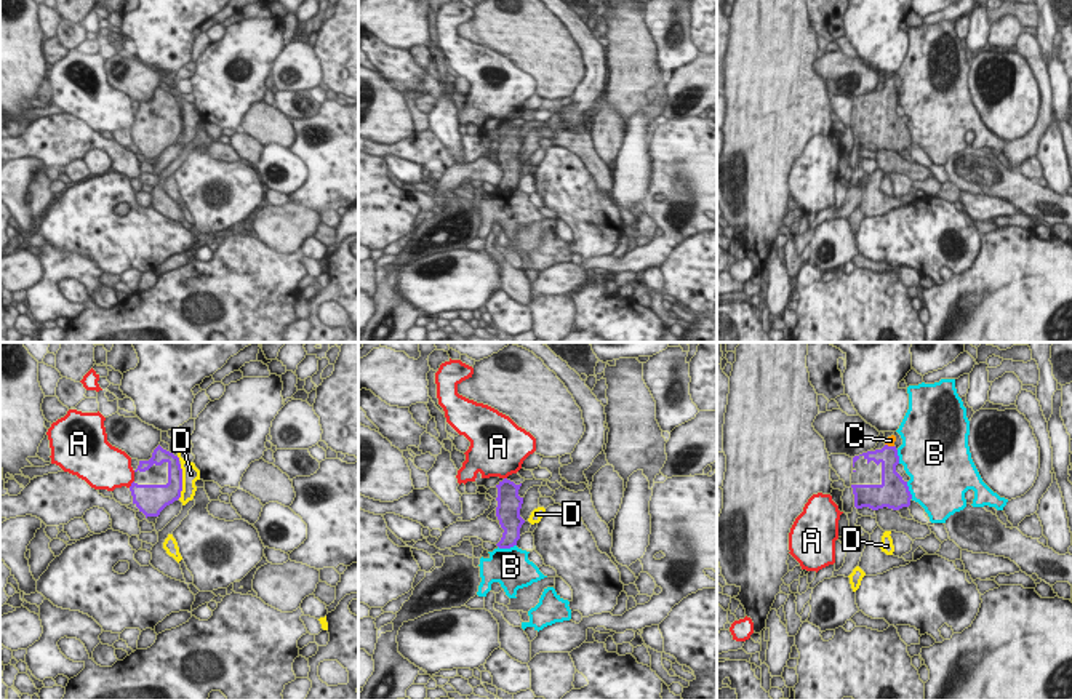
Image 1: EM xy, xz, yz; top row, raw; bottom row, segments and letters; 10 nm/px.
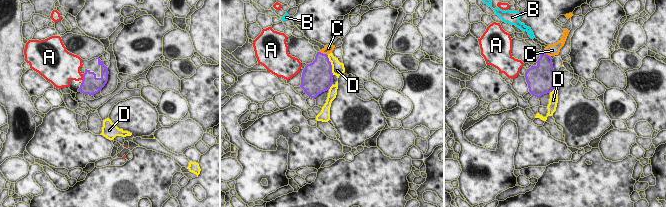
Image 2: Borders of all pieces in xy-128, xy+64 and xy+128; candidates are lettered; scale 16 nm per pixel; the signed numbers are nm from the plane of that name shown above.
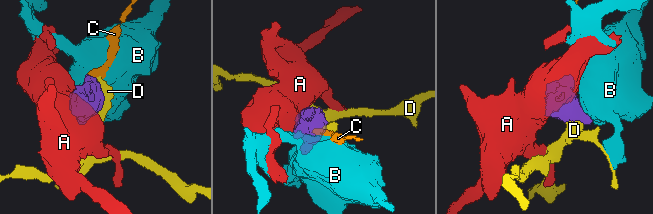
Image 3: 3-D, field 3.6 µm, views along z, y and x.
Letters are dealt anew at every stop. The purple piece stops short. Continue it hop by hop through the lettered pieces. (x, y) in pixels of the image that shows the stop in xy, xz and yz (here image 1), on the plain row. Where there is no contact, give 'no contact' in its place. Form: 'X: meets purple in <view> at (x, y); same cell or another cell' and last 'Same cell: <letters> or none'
A: meets purple in xy at (132, 125); another cell
B: meets purple in xz at (506, 189); another cell
C: meets purple in yz at (890, 88); same cell
D: meets purple in xy at (181, 123); another cell
Same cell: C

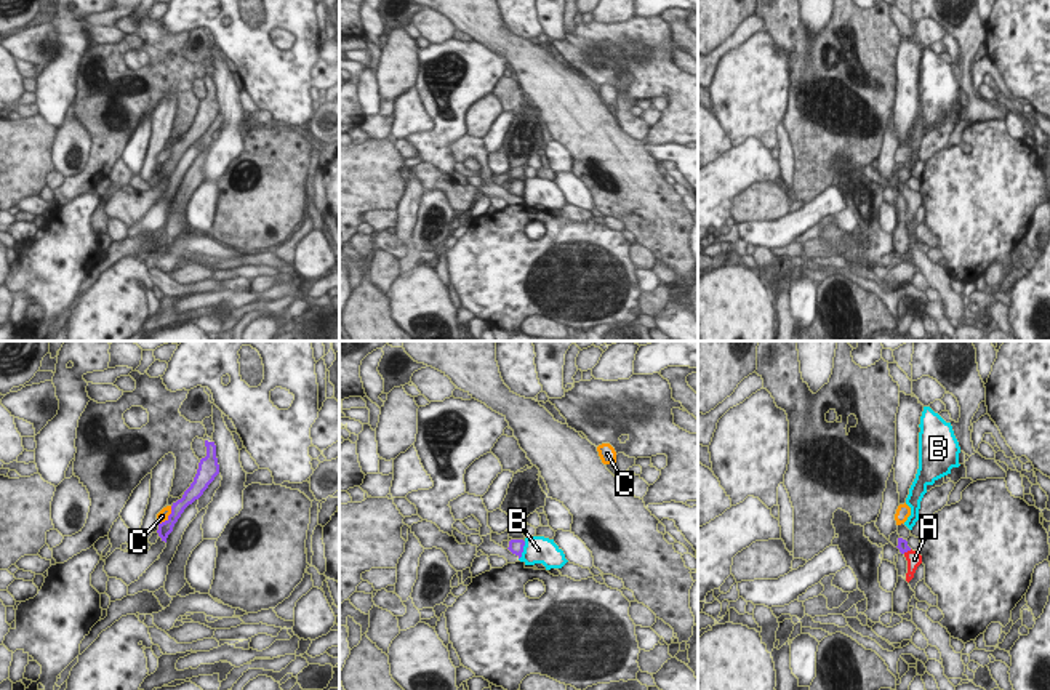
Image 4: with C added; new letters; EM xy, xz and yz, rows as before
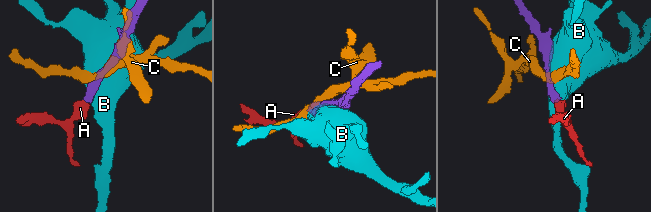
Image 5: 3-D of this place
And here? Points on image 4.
A: meets purple in yz at (906, 192); same cell
B: meets purple in xz at (522, 192); another cell
C: meets purple in xy at (168, 157); another cell
Same cell: A

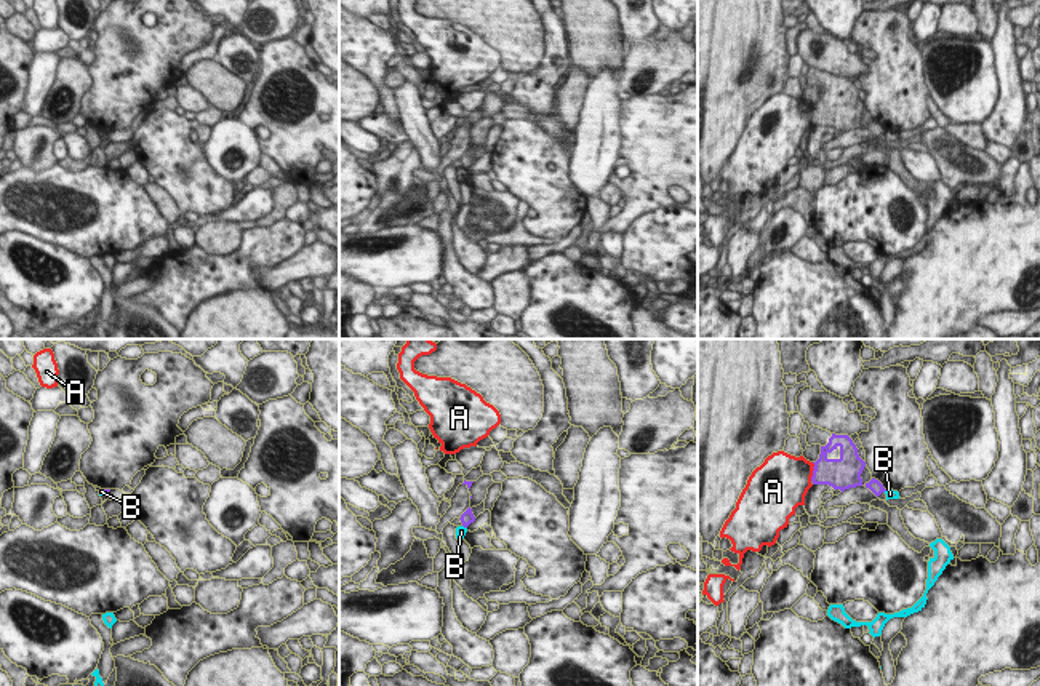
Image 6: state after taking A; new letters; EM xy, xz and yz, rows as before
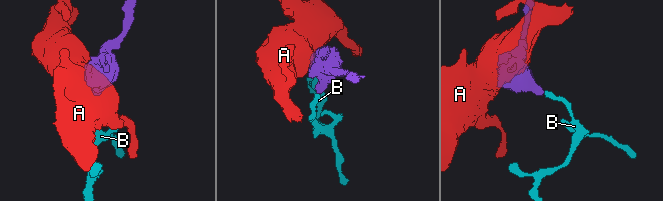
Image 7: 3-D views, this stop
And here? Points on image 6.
A: meets purple in yz at (813, 114); another cell
B: meets purple in xz at (464, 168); another cell
Same cell: none

